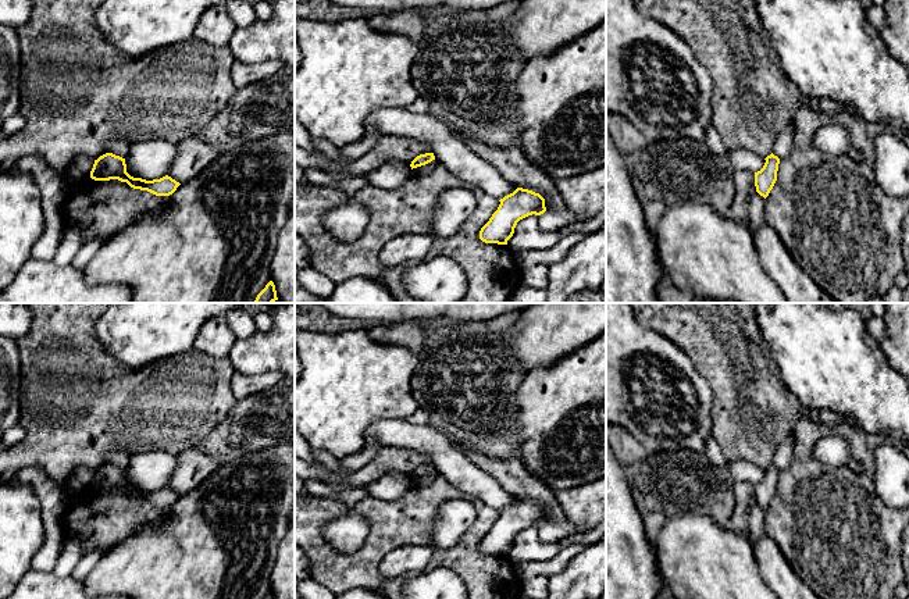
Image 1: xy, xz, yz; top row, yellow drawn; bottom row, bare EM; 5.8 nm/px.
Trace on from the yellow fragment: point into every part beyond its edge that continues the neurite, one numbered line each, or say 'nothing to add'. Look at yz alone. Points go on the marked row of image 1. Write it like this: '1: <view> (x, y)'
nothing to add

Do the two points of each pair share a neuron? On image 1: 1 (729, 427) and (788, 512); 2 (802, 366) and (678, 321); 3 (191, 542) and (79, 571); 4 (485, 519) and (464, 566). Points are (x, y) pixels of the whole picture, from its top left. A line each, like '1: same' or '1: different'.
1: different
2: different
3: different
4: same

